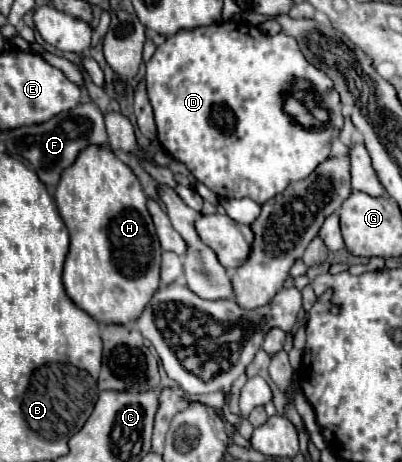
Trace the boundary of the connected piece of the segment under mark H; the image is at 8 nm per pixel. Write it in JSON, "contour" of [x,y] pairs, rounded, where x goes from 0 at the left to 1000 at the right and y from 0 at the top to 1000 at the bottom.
{"contour":[[[219,316],[194,333],[184,359],[154,372],[139,407],[139,446],[174,502],[174,545],[159,567],[154,610],[169,645],[219,675],[244,701],[323,701],[348,688],[363,658],[398,619],[403,537],[363,450],[363,424],[328,368],[264,316]]]}

